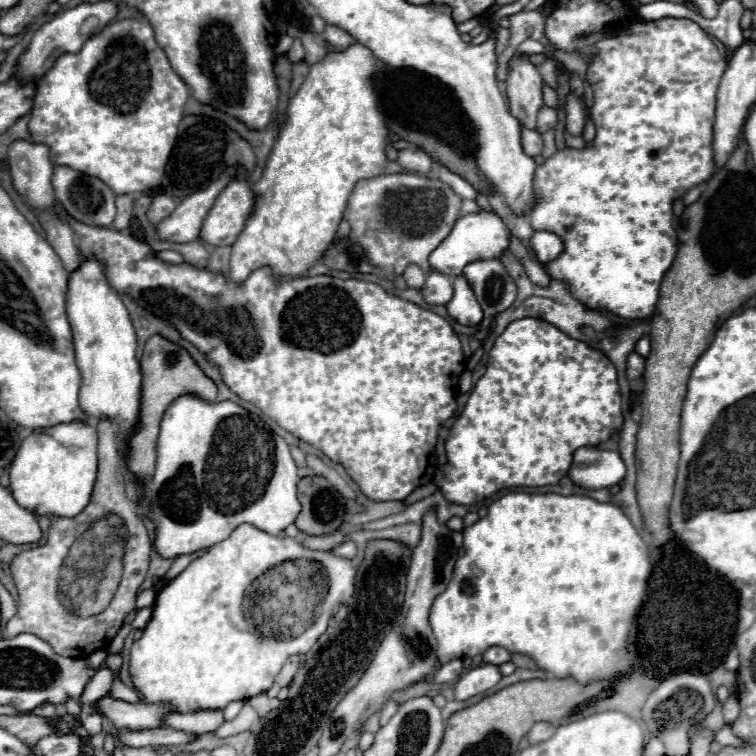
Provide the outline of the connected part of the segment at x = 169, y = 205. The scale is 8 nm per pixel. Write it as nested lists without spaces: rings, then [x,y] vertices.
[[[160,192],[160,194],[154,196],[154,200],[152,200],[146,216],[148,216],[148,220],[150,220],[152,224],[158,224],[158,222],[162,222],[166,216],[170,216],[170,212],[172,212],[174,208],[176,208],[176,202],[174,202],[168,194]]]

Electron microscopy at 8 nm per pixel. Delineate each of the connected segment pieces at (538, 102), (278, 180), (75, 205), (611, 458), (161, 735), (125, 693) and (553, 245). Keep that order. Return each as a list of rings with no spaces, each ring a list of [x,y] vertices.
[[[514,56],[508,62],[506,94],[510,112],[526,128],[536,128],[536,114],[542,108],[542,76],[528,56]]]
[[[360,42],[350,44],[346,50],[330,50],[320,62],[310,66],[304,84],[288,104],[286,124],[276,138],[264,174],[252,186],[256,196],[254,208],[242,234],[232,244],[230,278],[234,282],[246,280],[250,272],[266,264],[270,264],[278,276],[304,276],[330,246],[330,240],[334,240],[356,182],[376,178],[384,172],[388,128],[374,88],[374,74],[380,72],[382,66],[384,64]]]
[[[54,166],[54,176],[52,176],[52,186],[56,192],[58,202],[64,206],[64,210],[78,222],[90,224],[90,226],[110,226],[114,216],[116,216],[116,206],[114,206],[114,190],[104,184],[100,178],[86,176],[82,172],[76,172],[68,166]]]
[[[578,448],[566,476],[580,488],[598,490],[618,484],[626,476],[626,466],[616,450]]]
[[[160,726],[154,730],[142,730],[142,732],[130,732],[130,730],[118,730],[120,740],[126,746],[180,746],[194,742],[198,734],[174,730],[168,726]]]
[[[114,678],[114,686],[112,686],[112,698],[116,700],[126,700],[126,702],[138,702],[138,692],[134,688],[124,686],[118,678]]]
[[[534,232],[532,238],[530,238],[530,248],[534,250],[536,258],[538,258],[542,264],[546,264],[546,262],[558,258],[558,254],[562,252],[564,244],[562,244],[562,240],[560,240],[556,234],[552,234],[552,232]]]

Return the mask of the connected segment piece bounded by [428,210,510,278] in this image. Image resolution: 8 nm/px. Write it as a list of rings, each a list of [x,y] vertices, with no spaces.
[[[480,210],[478,214],[468,214],[456,220],[452,232],[440,242],[440,246],[436,250],[432,250],[432,254],[428,256],[428,262],[432,266],[432,270],[448,274],[448,276],[460,276],[464,266],[470,260],[484,260],[484,258],[500,258],[502,252],[508,248],[508,238],[510,238],[510,230],[504,224],[504,220],[494,214],[494,212],[484,212]]]

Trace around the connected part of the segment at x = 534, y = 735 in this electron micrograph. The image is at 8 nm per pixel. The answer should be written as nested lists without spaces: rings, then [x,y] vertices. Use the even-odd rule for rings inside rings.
[[[536,722],[528,732],[528,742],[536,744],[542,740],[548,740],[550,736],[554,736],[554,732],[556,732],[556,726],[552,726],[548,722]]]

